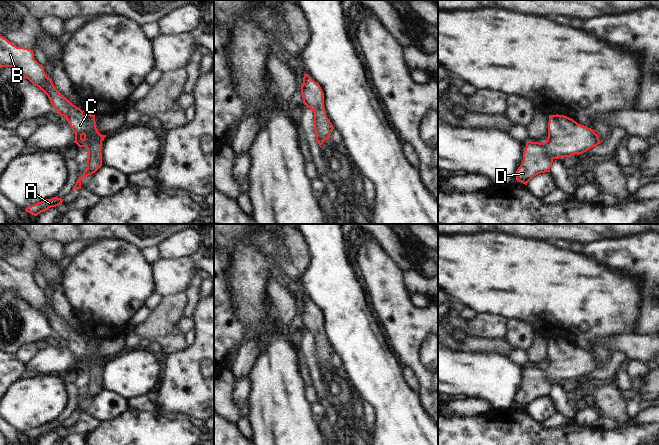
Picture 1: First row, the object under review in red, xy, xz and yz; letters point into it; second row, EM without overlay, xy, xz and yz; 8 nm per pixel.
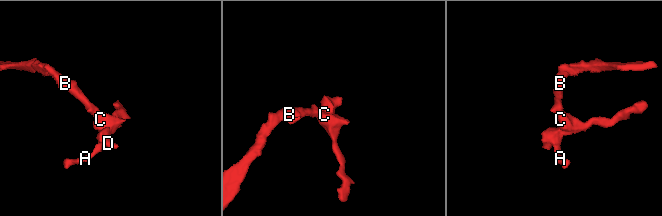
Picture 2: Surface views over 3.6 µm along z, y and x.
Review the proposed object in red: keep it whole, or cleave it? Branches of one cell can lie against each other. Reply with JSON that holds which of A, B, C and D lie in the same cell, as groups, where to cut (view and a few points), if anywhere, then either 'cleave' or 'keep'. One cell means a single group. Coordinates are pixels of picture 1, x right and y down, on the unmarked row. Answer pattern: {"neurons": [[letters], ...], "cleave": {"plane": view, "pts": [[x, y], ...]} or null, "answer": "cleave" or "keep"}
{"neurons": [["A", "B", "C", "D"]], "cleave": null, "answer": "keep"}

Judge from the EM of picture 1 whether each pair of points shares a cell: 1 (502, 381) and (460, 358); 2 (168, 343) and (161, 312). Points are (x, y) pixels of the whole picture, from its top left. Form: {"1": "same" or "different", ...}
{"1": "same", "2": "same"}

